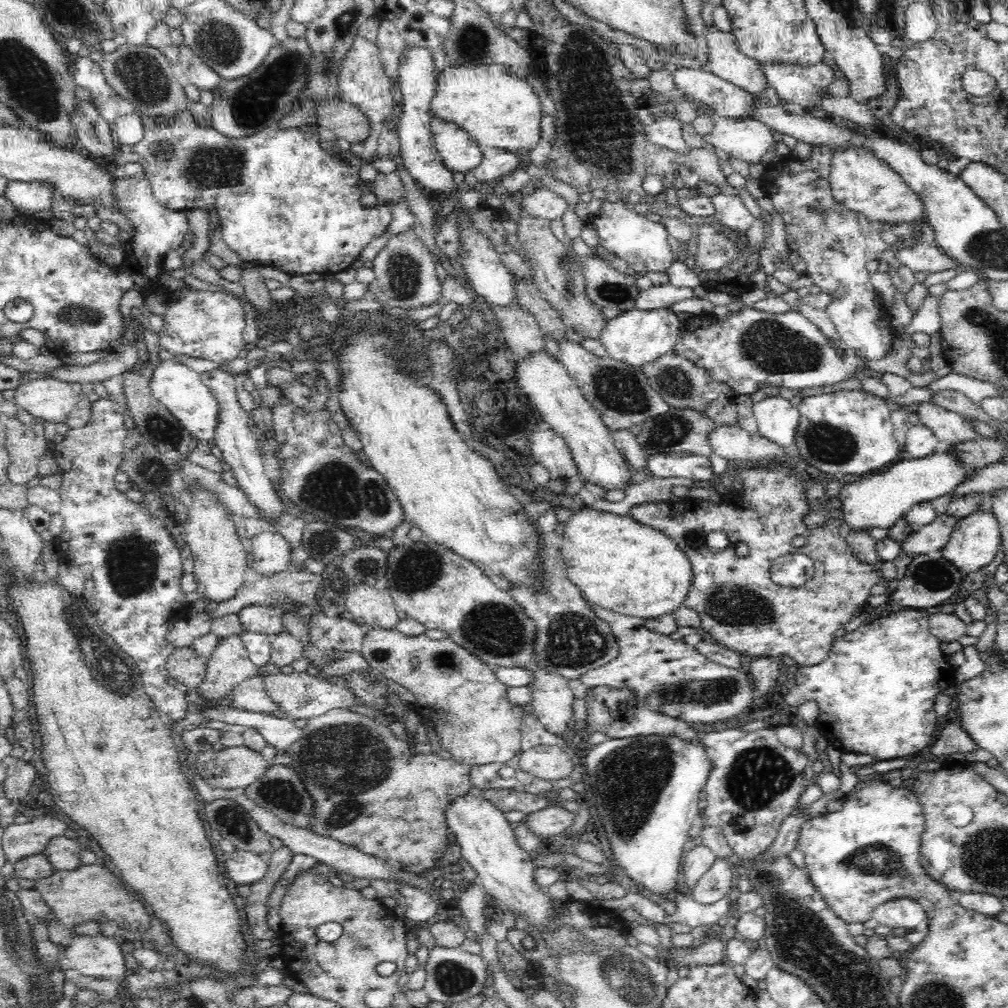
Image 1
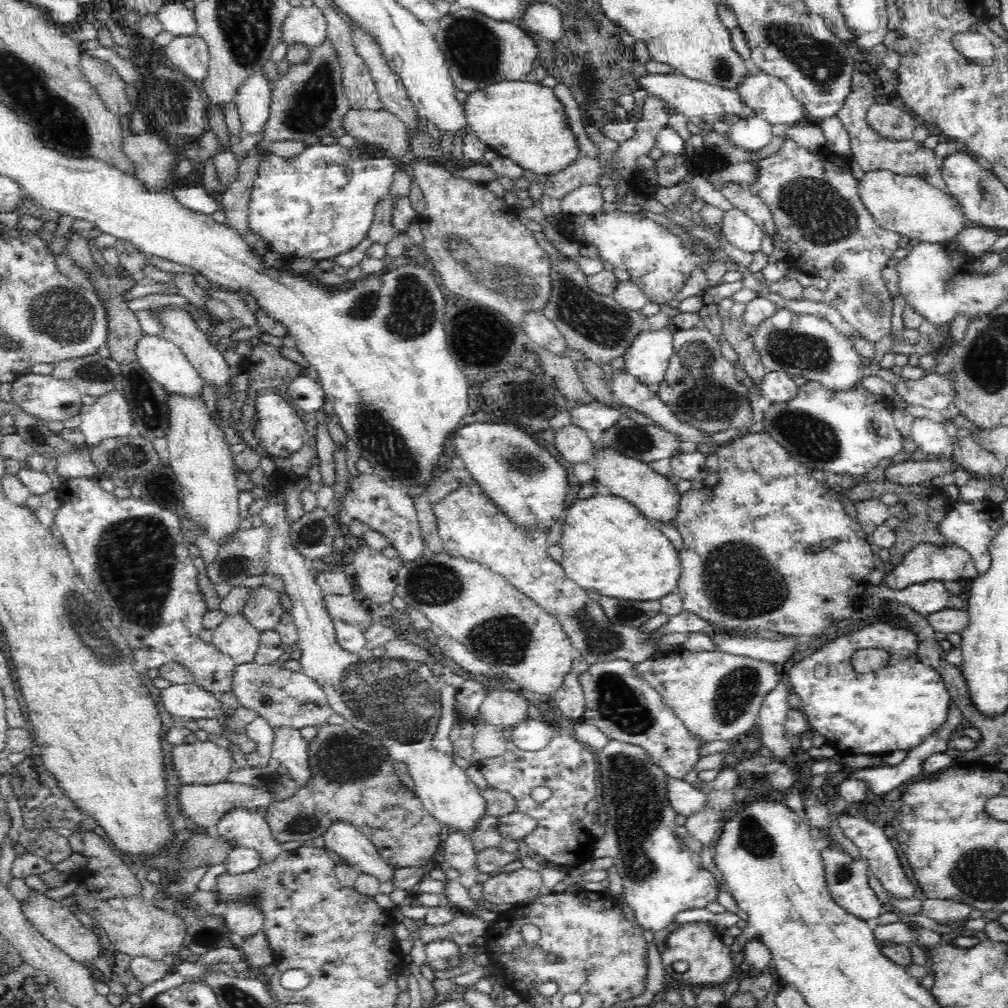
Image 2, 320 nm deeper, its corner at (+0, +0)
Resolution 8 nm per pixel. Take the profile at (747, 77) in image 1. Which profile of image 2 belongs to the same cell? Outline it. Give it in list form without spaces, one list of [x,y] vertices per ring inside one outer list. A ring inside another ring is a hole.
[[[750,72],[737,88],[746,105],[756,109],[756,116],[773,124],[786,126],[807,122],[808,115],[794,98],[790,87],[780,78],[764,72]]]

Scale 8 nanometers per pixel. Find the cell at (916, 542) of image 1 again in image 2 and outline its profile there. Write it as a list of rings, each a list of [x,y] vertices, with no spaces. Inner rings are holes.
[[[962,499],[951,504],[944,518],[938,521],[938,532],[949,544],[964,548],[973,559],[977,577],[984,576],[990,571],[992,560],[989,552],[990,542],[1006,522],[1002,519],[1000,506],[988,500],[967,503]]]

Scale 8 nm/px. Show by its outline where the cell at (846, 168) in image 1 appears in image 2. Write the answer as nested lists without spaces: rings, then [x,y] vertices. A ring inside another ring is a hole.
[[[882,169],[867,170],[857,180],[855,190],[878,226],[909,239],[951,244],[954,236],[965,228],[963,212],[956,205],[957,200],[920,176],[896,174]]]

